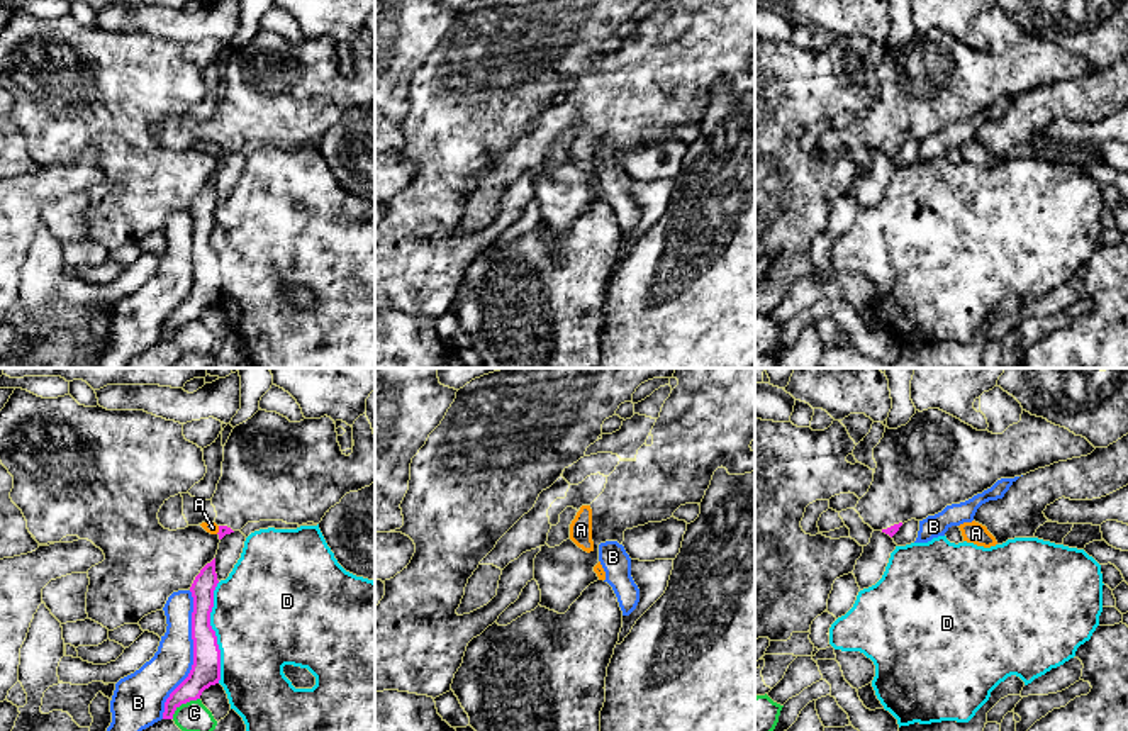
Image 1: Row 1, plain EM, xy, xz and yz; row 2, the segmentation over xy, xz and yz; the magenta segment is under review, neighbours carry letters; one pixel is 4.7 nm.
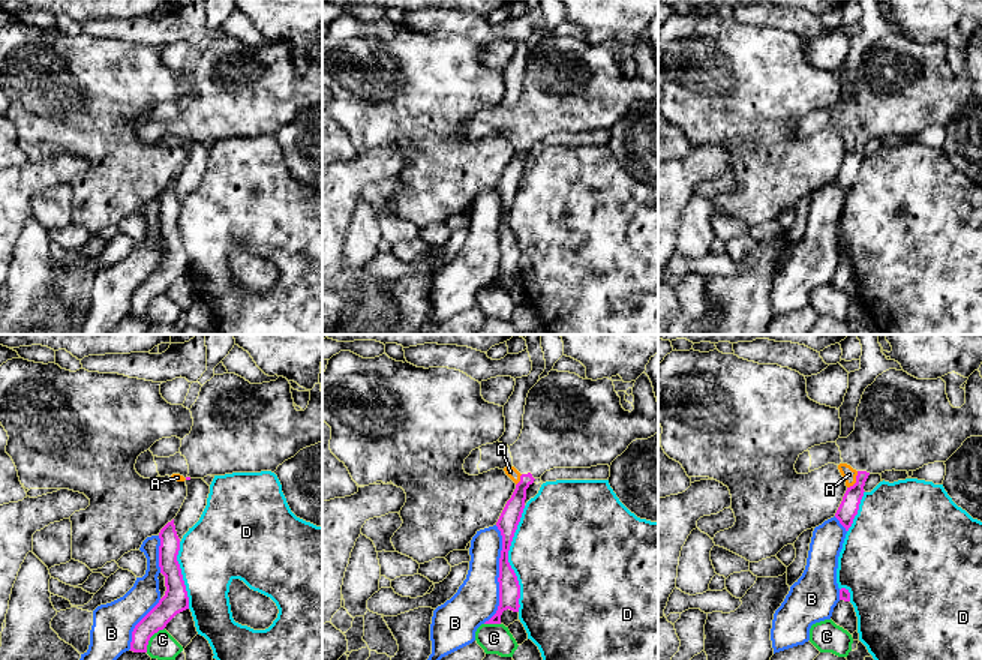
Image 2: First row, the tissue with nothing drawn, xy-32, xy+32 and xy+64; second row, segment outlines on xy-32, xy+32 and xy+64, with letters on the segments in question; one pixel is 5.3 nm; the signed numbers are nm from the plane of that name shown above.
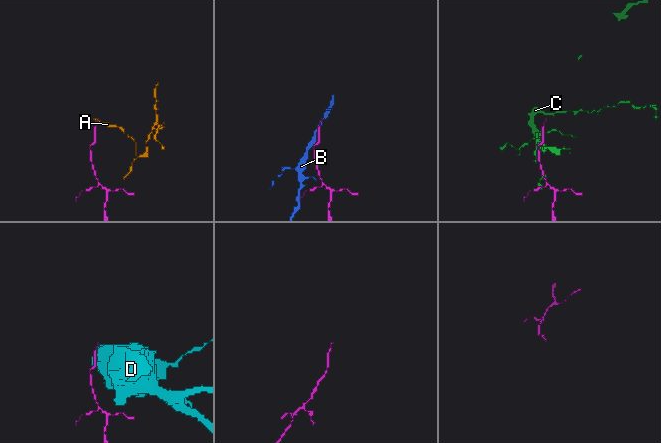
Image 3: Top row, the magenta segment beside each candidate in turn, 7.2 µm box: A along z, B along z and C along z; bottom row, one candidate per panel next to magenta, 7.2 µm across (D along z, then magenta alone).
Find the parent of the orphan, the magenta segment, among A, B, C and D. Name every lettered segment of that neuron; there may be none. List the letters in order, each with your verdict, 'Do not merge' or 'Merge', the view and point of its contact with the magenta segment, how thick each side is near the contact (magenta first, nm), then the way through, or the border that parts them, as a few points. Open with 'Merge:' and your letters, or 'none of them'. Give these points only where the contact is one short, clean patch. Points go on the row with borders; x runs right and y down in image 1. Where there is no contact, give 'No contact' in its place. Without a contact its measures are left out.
Merge: none of them
A: Do not merge. Touches magenta at xy (219, 530). Thickness 50 nm (magenta) against 60 nm. Boundary: xy (219, 526), (216, 533)
B: Do not merge. Touches magenta at xy (194, 655). Thickness 140 nm (magenta) against 190 nm
C: Do not merge. Touches magenta at xy (184, 703). Thickness 140 nm (magenta) against 140 nm. Boundary: xy (199, 697), (184, 703), (172, 718)
D: Do not merge. Touches magenta at xy (214, 633). Thickness 140 nm (magenta) against 480 nm

